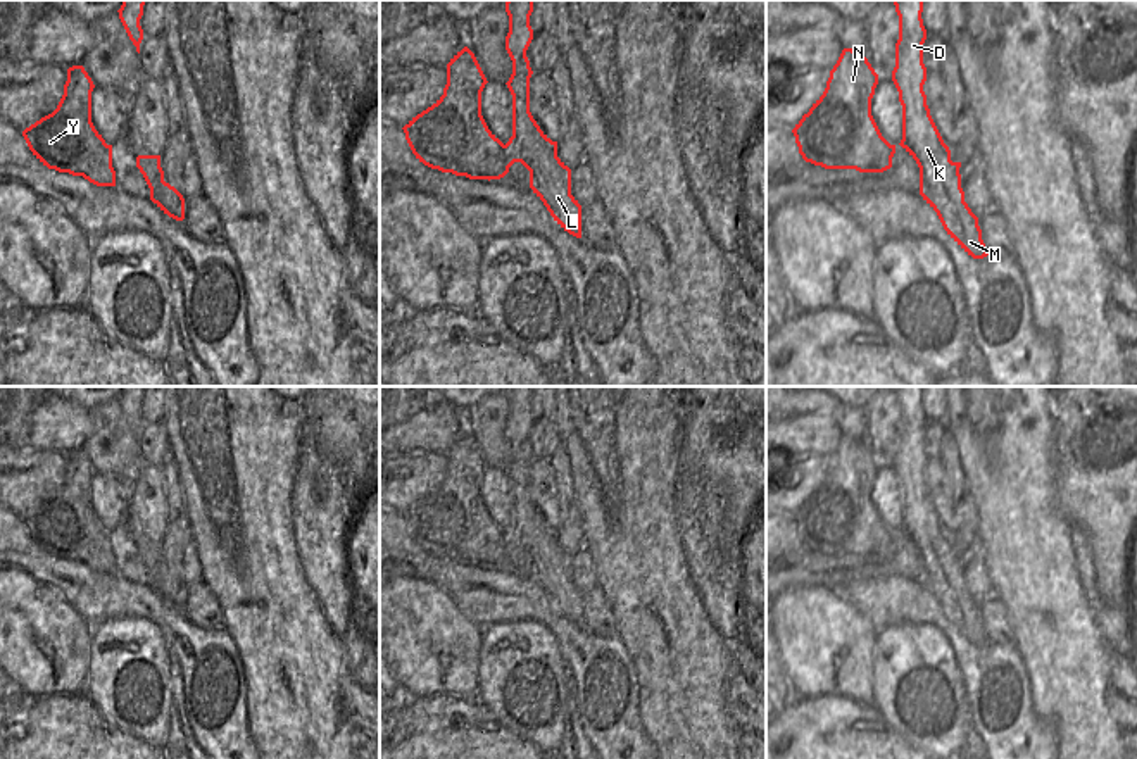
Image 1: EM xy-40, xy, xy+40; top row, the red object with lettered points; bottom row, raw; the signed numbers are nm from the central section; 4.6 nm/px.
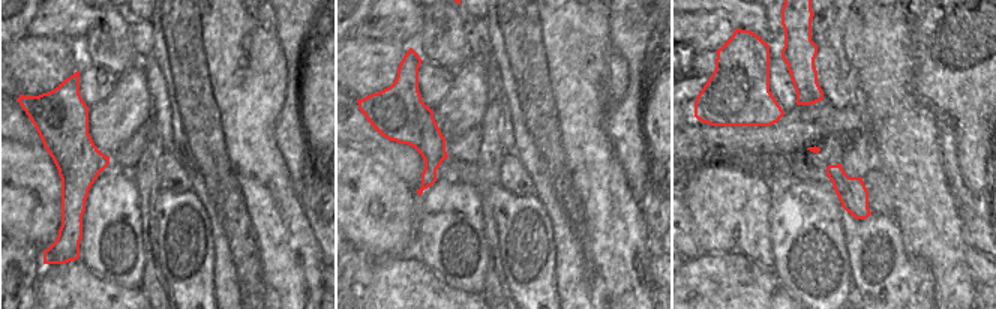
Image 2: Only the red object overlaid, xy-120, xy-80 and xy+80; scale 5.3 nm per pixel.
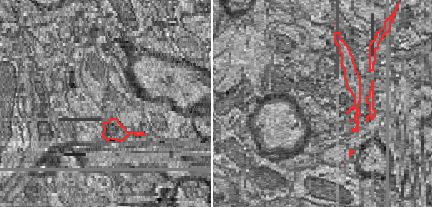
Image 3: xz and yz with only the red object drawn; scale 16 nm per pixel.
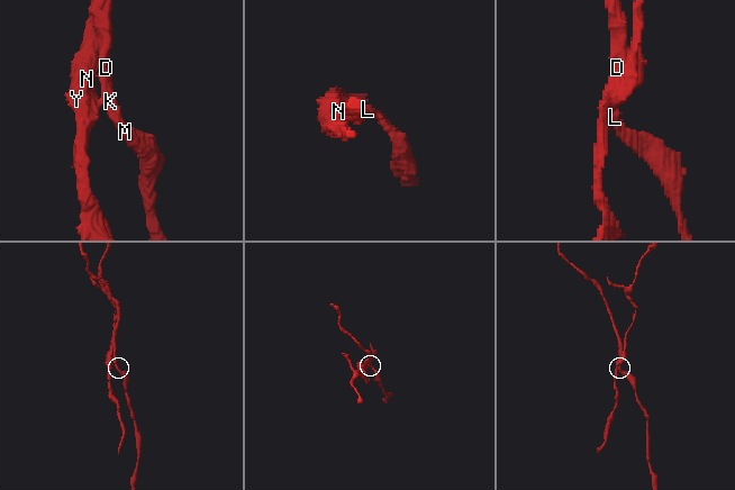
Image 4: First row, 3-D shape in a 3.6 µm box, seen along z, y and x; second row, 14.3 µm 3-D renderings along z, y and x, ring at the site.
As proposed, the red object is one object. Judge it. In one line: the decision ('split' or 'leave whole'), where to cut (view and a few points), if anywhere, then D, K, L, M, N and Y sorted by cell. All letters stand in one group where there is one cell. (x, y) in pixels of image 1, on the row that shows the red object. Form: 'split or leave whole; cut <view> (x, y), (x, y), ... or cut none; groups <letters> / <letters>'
split; cut xy (504, 145), (506, 173); groups D K L M / N Y

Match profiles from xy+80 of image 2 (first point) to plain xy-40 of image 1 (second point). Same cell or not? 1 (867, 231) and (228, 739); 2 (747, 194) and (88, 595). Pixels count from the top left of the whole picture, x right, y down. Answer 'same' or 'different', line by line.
1: same
2: different

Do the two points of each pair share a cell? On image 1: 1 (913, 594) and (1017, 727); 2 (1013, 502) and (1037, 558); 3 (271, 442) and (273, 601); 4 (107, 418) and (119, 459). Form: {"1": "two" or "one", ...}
{"1": "one", "2": "one", "3": "one", "4": "one"}

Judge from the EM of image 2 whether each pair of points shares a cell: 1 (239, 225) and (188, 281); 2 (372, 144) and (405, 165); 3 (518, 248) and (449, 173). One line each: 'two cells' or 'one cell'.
1: two cells
2: one cell
3: one cell

